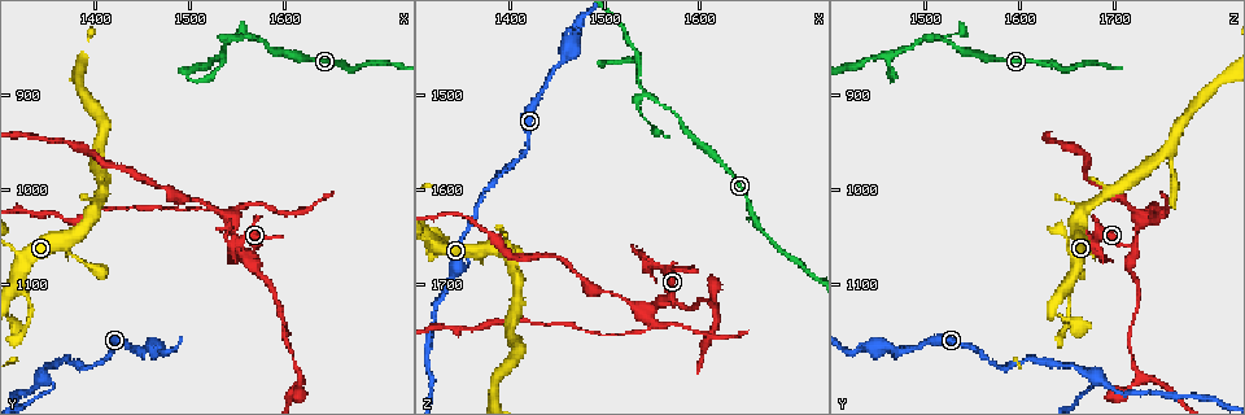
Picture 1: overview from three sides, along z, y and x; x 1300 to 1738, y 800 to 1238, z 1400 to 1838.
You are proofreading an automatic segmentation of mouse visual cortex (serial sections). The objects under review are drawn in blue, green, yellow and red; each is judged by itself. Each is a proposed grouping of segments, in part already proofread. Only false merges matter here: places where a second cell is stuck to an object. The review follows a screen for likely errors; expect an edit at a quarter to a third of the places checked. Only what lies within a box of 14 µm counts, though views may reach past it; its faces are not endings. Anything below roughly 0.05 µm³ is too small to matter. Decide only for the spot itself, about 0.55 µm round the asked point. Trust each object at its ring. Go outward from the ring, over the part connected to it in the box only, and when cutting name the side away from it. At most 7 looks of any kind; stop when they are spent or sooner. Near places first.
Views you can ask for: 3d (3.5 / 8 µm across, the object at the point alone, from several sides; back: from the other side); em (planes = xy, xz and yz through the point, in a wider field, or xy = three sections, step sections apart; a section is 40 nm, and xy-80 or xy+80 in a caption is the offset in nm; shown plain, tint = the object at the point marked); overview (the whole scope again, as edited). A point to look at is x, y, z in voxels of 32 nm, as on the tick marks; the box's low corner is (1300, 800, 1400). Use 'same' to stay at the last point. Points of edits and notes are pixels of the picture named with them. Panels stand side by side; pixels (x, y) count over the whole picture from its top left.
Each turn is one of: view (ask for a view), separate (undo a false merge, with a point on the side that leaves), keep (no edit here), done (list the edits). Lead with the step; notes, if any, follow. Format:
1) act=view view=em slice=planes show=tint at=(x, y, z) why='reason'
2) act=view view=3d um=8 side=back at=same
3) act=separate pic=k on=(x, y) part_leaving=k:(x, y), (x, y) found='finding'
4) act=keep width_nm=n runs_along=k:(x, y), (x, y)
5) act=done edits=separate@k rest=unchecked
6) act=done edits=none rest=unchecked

act=view view=3d um=8 at=(1350, 1200, 1685) why='three arms meet'

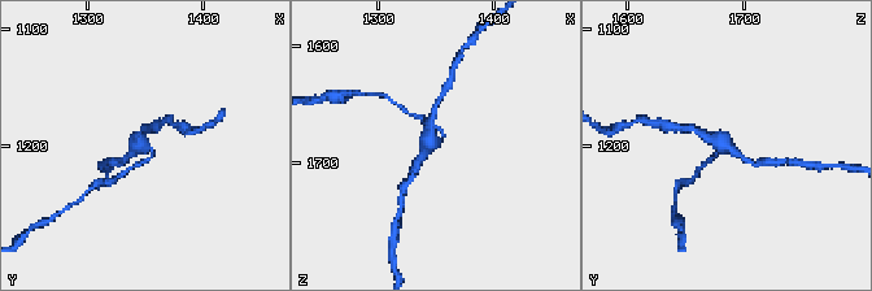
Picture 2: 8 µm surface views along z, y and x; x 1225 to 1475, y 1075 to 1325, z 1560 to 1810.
act=view view=em slice=xy step=2 show=tint at=(1352, 1204, 1682) arms=3 arm_widths_nm=150,200,200 why='shape alone is not enough'

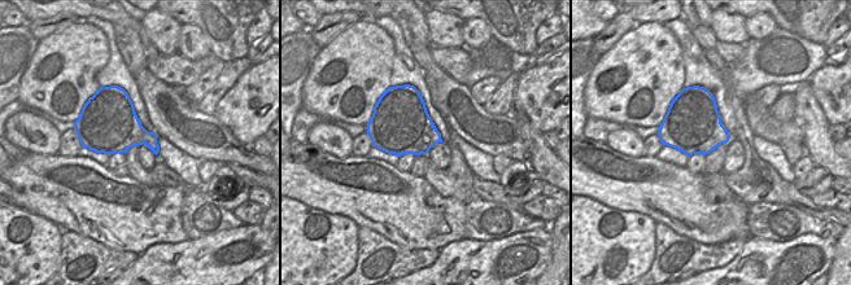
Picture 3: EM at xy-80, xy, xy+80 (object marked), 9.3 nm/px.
act=keep runs_along=2:(692, 129), (709, 133), (750, 160) found='one cell here'

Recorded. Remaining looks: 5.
act=view view=3d um=3.5 at=(1545, 845, 1500) why='three arms meet'

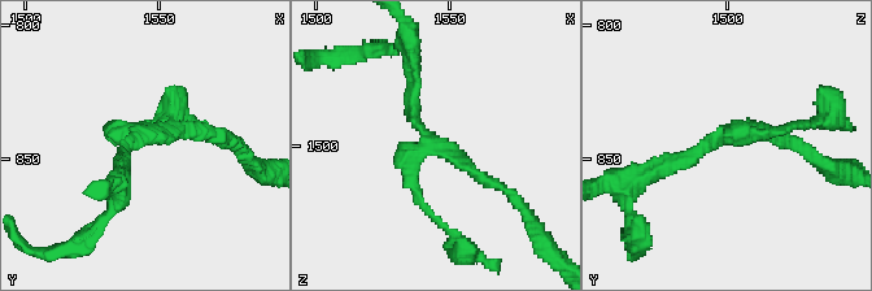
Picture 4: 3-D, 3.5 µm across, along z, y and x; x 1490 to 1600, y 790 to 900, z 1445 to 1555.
act=view view=em slice=xy step=2 show=plain at=(1546, 840, 1499) arms=3 arm_widths_nm=150,150,200

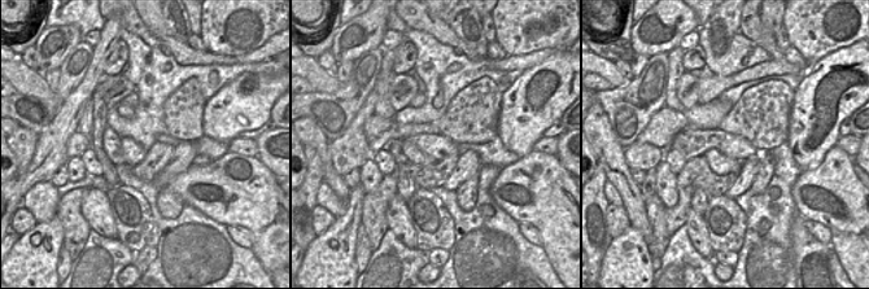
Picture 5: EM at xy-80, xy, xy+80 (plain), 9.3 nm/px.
act=view view=em slice=xy step=2 show=tint at=same why='with the object marked'

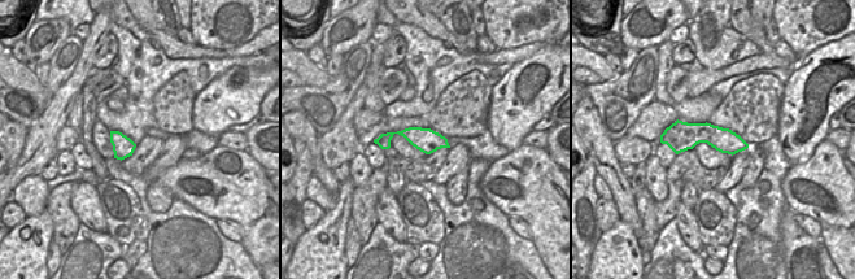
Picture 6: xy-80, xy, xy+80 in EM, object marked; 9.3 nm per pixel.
act=keep width_nm=220 runs_along=4:(508, 194), (424, 134), (417, 77) found='all the same cell'

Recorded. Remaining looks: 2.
act=view view=3d um=3.5 at=(1565, 1070, 1720) why='three arms meet'

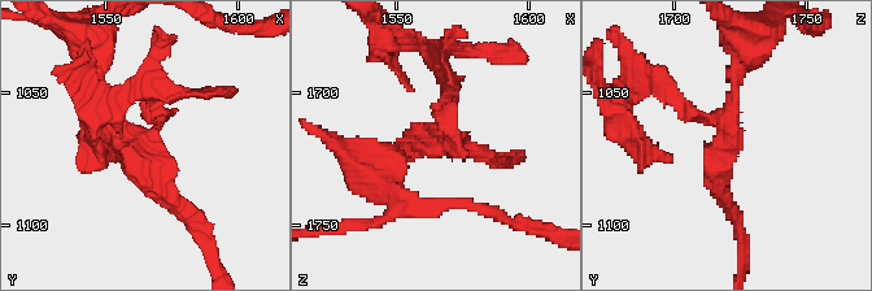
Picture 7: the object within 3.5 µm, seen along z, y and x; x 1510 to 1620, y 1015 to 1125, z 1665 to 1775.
act=view view=em slice=xy step=1 show=tint at=(1562, 1071, 1720) arms=3 arm_widths_nm=150,150,200

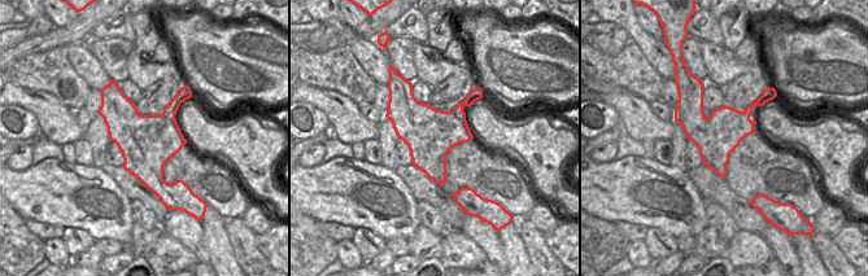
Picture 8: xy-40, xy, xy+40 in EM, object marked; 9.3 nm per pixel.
act=keep runs_along=7:(447, 94), (447, 143), (391, 153) found='all the same cell'

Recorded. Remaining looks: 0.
act=done edits=none rest=unchecked

